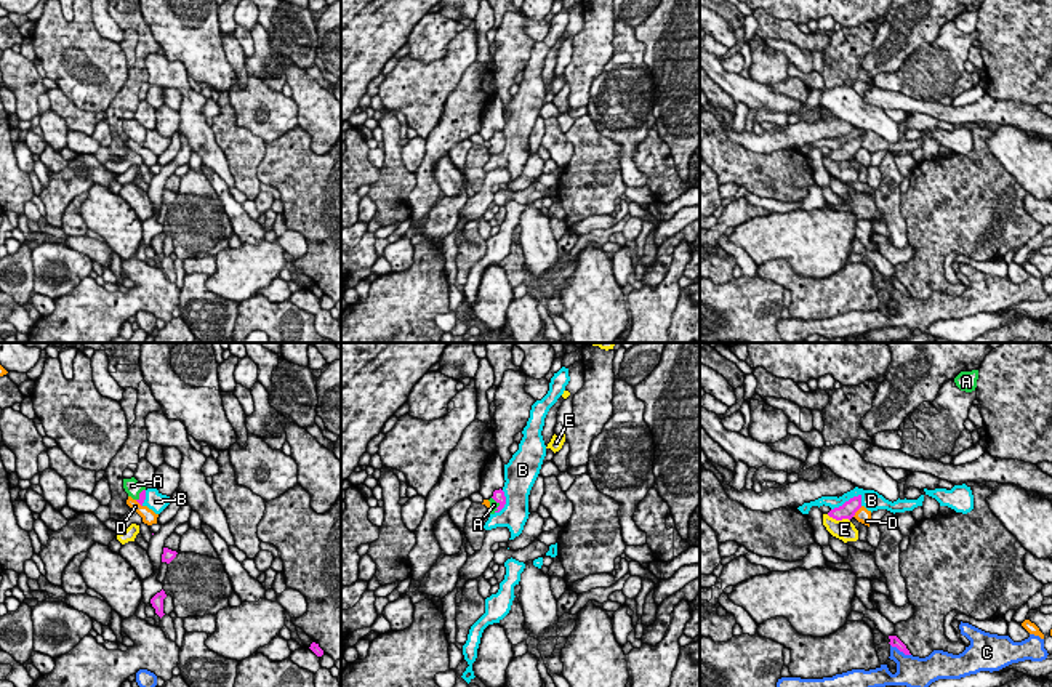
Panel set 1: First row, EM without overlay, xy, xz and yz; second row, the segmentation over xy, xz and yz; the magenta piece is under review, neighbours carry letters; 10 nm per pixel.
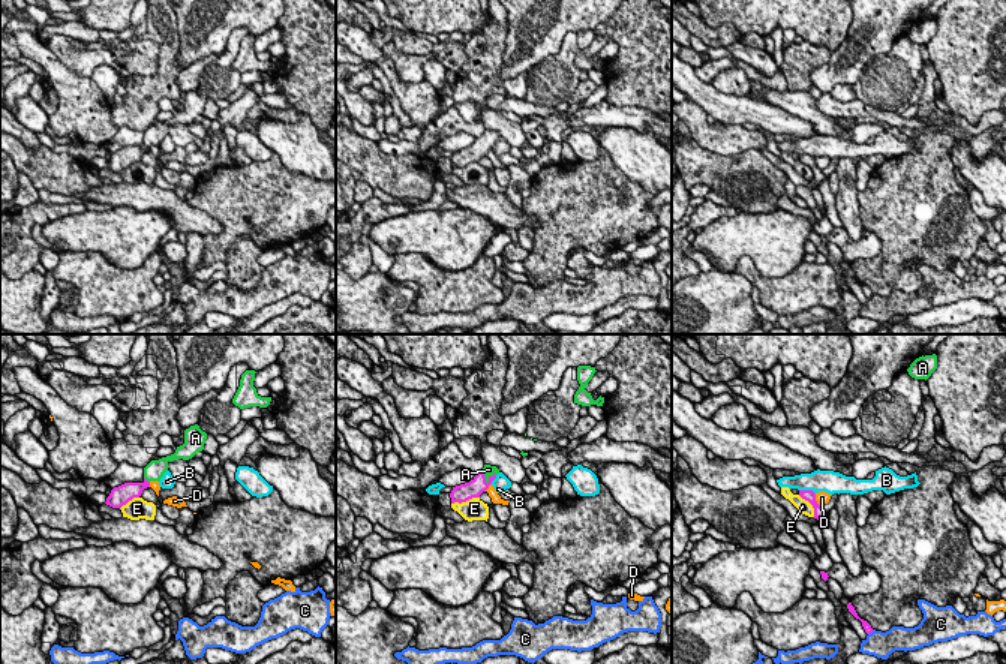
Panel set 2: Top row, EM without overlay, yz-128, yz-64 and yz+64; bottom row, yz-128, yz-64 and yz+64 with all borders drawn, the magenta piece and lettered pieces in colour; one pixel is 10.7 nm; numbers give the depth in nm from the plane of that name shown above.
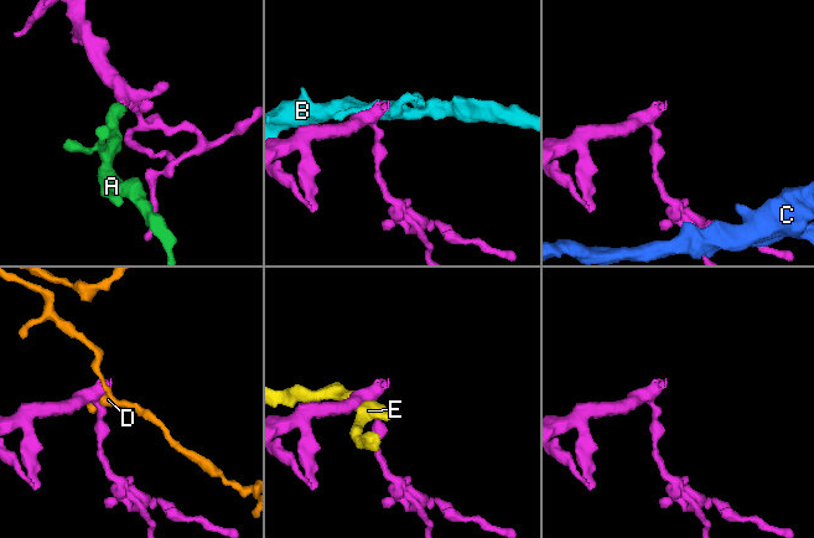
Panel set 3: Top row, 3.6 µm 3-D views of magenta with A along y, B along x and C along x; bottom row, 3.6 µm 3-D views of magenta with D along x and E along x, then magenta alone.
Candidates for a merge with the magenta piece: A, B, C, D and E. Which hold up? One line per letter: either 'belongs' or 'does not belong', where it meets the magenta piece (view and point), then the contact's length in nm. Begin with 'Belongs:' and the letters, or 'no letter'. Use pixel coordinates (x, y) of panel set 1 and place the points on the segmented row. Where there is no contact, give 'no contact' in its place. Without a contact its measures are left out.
Belongs: A
A: belongs | xz (500, 505) | 170 nm
B: does not belong | yz (846, 502) | 360 nm
C: does not belong | yz (900, 650) | 240 nm
D: does not belong | yz (857, 510) | 150 nm
E: does not belong | yz (838, 519) | 240 nm

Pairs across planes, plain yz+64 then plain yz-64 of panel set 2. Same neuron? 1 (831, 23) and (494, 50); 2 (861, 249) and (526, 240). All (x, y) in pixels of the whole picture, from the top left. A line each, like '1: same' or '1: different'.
1: different
2: different

